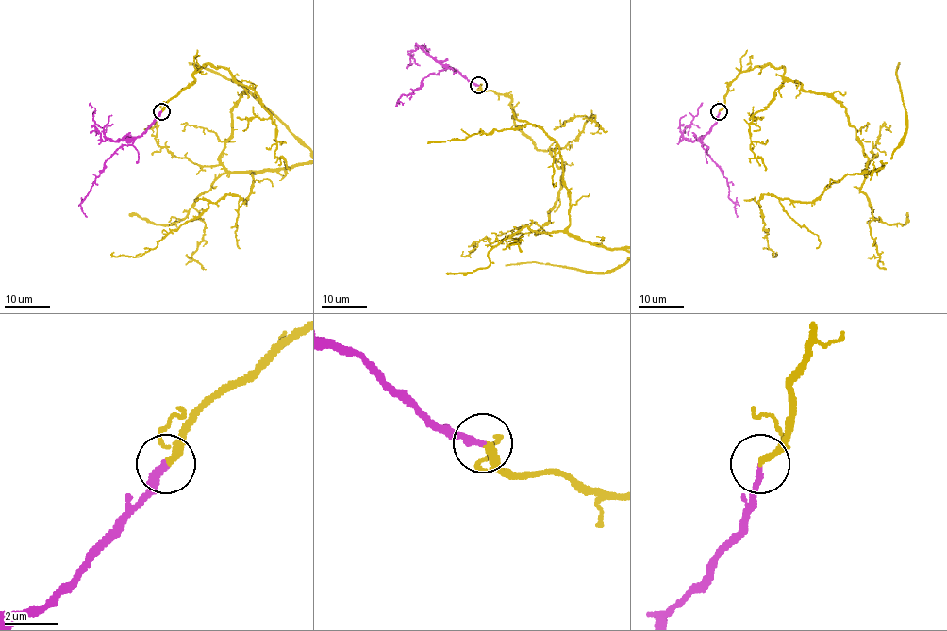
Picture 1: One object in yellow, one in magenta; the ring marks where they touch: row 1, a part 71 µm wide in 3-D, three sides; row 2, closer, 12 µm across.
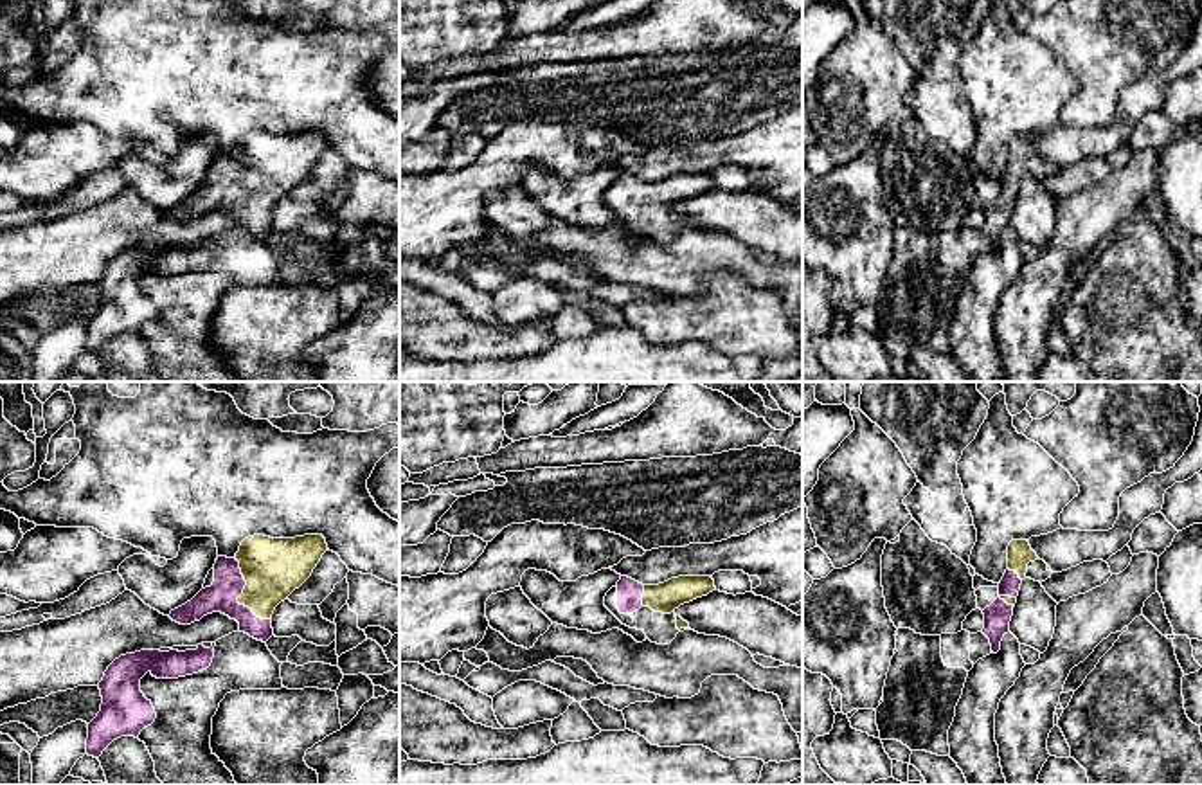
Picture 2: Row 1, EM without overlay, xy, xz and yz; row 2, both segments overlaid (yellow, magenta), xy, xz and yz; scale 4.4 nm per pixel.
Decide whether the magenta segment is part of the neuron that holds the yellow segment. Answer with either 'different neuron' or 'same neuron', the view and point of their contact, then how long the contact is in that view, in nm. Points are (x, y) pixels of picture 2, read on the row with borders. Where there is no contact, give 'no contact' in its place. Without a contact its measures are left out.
same neuron; meets yellow in xy at (240, 596); contact 320 nm long

